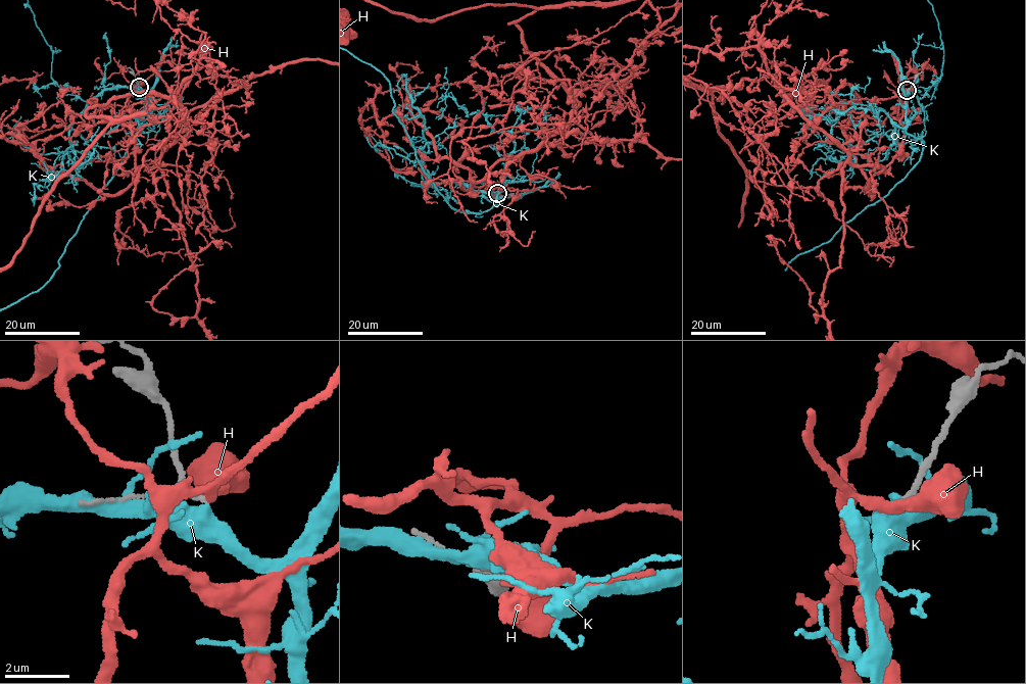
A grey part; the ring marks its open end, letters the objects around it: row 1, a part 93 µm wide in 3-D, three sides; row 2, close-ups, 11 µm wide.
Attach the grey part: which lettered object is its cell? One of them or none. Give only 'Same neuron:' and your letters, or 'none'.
Same neuron: K

